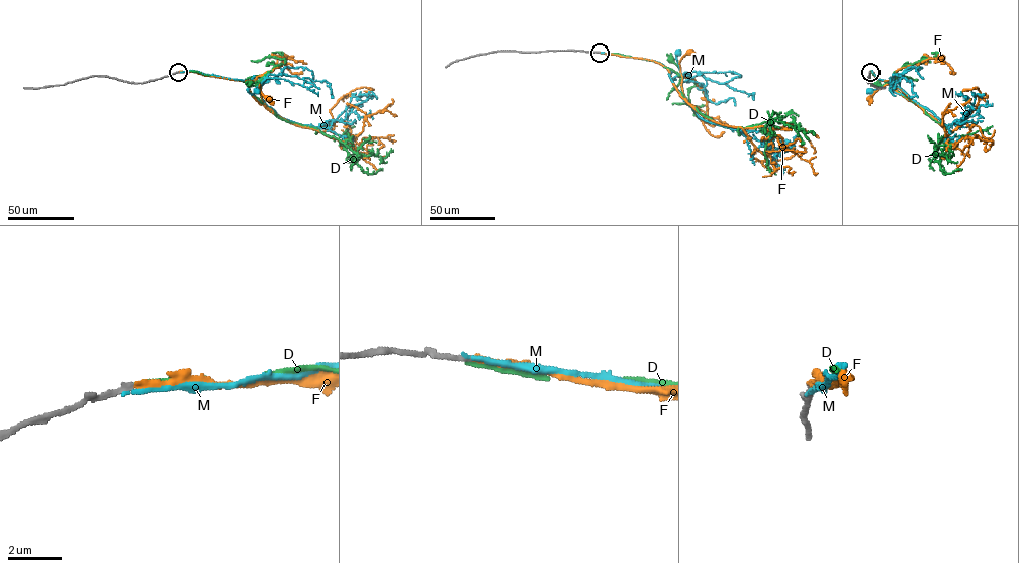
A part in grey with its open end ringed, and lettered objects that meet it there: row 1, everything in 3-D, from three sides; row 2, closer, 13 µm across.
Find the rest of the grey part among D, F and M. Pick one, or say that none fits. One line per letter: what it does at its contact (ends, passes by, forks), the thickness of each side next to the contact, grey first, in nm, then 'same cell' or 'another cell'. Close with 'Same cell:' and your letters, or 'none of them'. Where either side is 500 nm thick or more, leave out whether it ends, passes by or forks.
D: it ends there; 240 nm thick on the grey side, 160 nm on the other; another cell
F: it ends there; 220 nm thick on the grey side, 200 nm on the other; same cell
M: it ends there; 240 nm thick on the grey side, 150 nm on the other; another cell
Same cell: F

